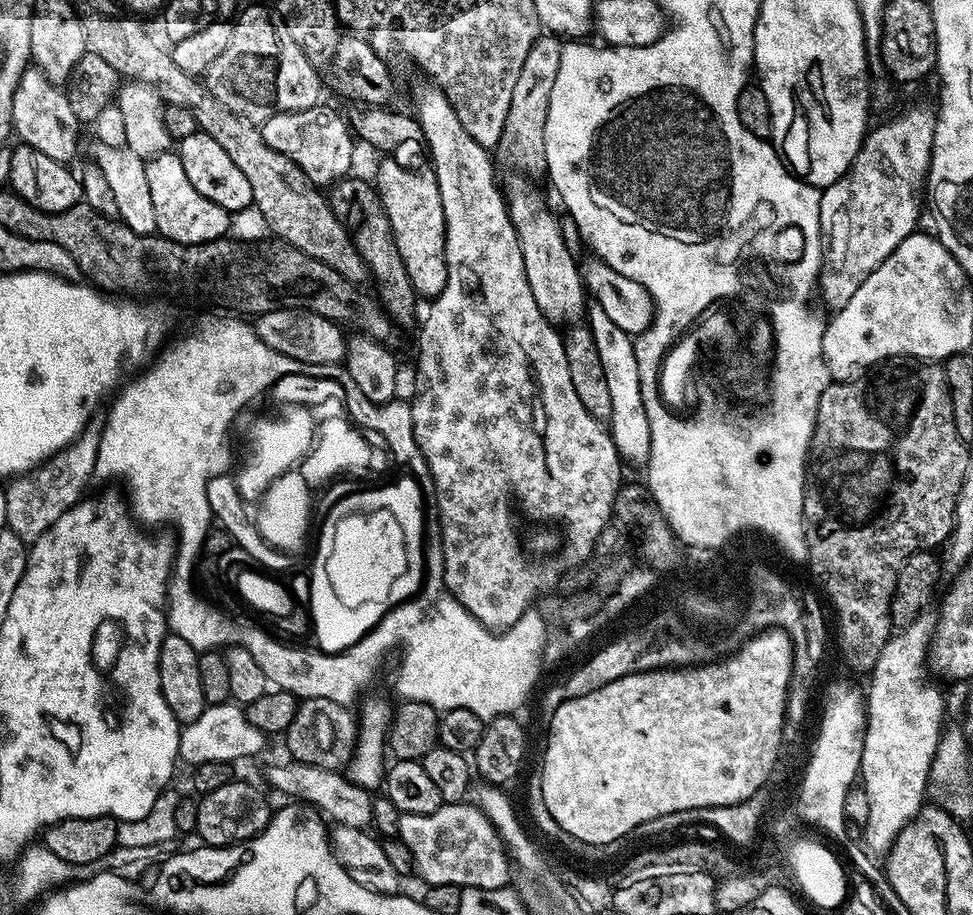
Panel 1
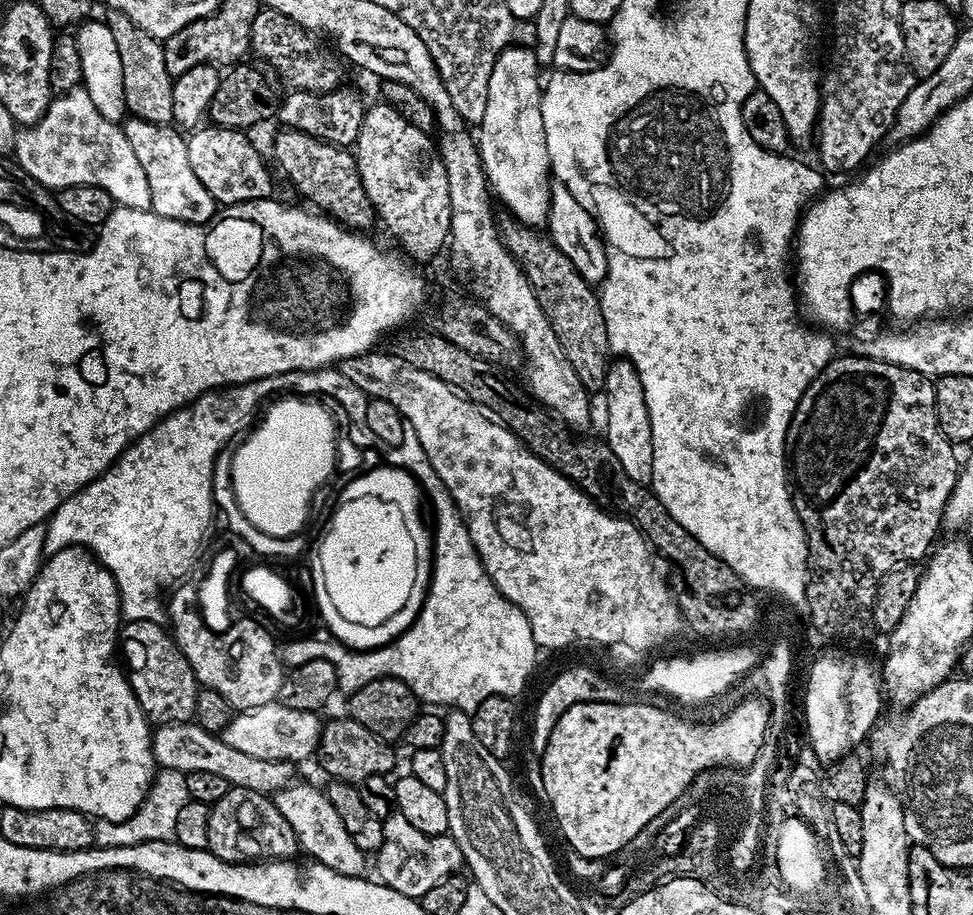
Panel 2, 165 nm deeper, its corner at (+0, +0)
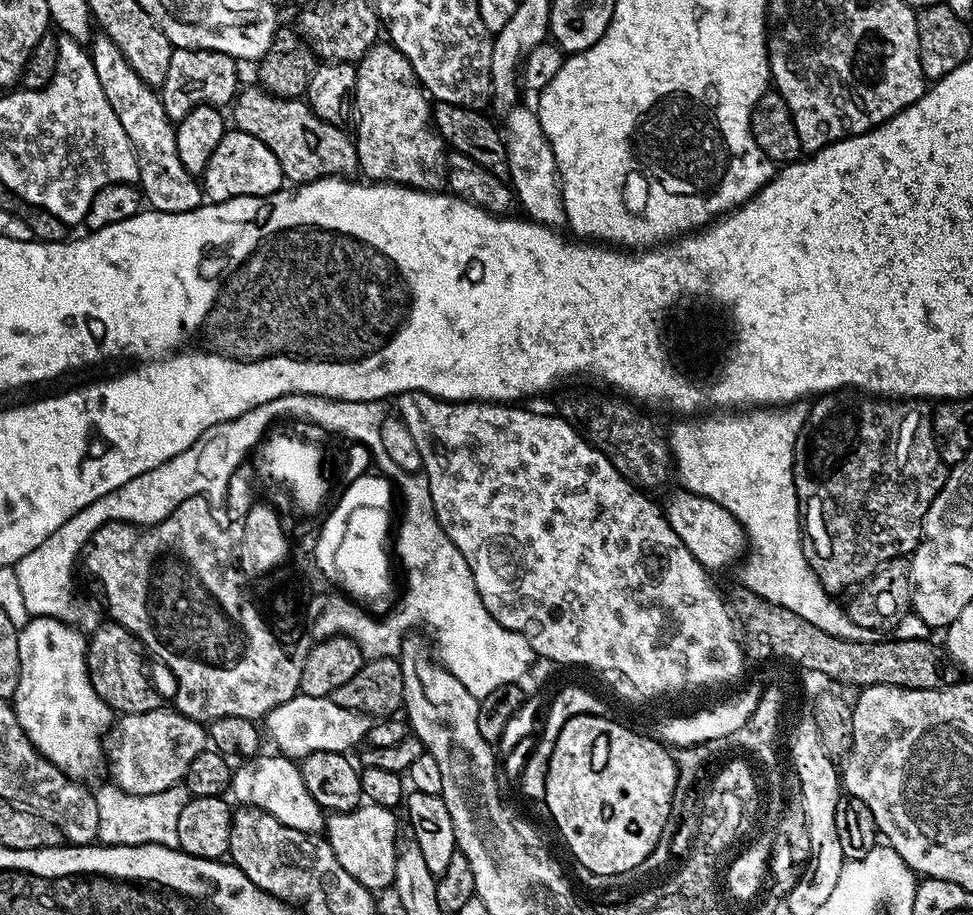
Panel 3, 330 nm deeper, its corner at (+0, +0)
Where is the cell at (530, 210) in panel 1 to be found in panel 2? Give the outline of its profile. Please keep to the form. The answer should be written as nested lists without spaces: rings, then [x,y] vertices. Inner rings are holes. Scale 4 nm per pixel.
[[[509,46],[498,54],[494,62],[494,70],[490,70],[490,86],[486,90],[486,114],[482,114],[482,122],[478,125],[478,147],[480,164],[484,168],[484,177],[493,197],[496,196],[505,204],[507,215],[520,224],[533,230],[540,230],[548,222],[548,206],[551,202],[550,165],[546,150],[546,130],[542,126],[542,95],[541,65],[536,63],[536,53],[531,47],[516,48]]]

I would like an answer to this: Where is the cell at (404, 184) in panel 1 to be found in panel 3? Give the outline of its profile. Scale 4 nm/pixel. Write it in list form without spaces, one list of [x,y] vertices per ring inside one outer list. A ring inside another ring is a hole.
[[[377,42],[356,64],[354,93],[354,139],[360,172],[369,181],[402,184],[422,192],[439,192],[448,182],[446,145],[432,123],[433,105],[410,62],[390,42]]]

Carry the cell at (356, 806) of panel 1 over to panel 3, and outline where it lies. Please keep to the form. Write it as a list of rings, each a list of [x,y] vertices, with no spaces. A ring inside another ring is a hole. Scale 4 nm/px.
[[[161,706],[146,714],[121,715],[114,728],[116,741],[110,744],[106,760],[112,764],[111,783],[130,794],[158,794],[181,783],[194,758],[209,743],[205,725],[186,718],[171,707]]]

